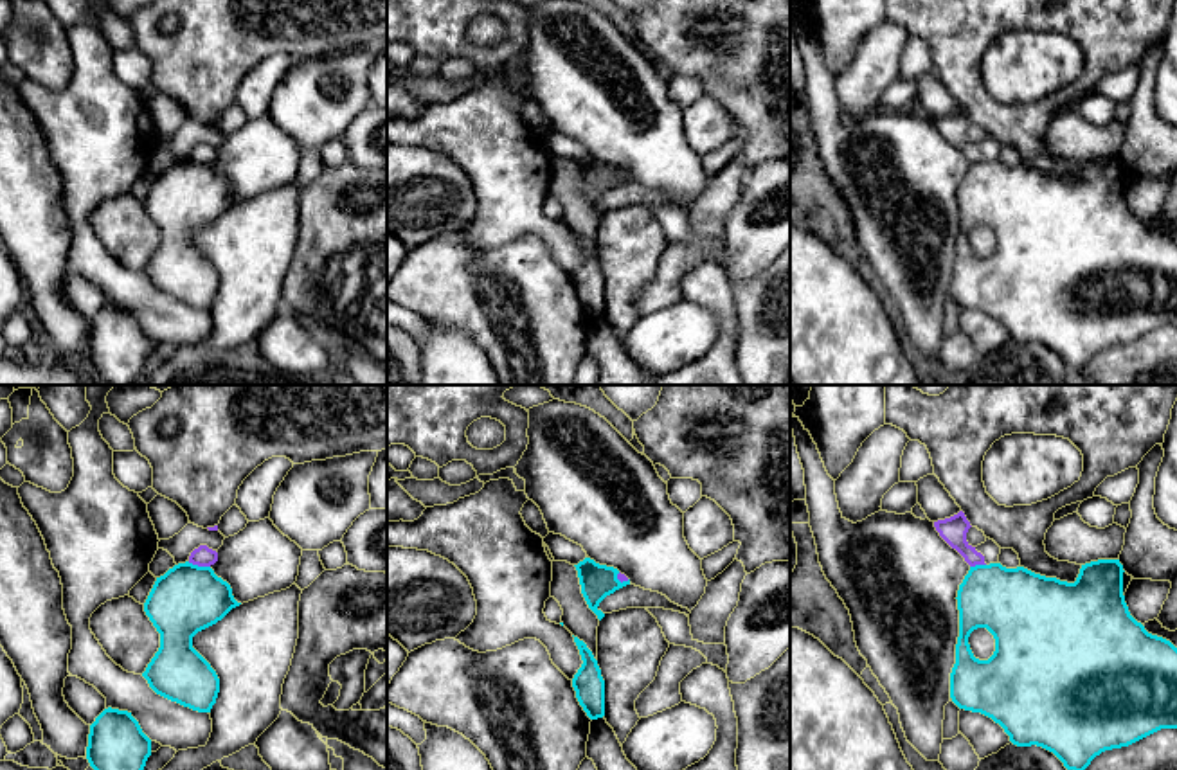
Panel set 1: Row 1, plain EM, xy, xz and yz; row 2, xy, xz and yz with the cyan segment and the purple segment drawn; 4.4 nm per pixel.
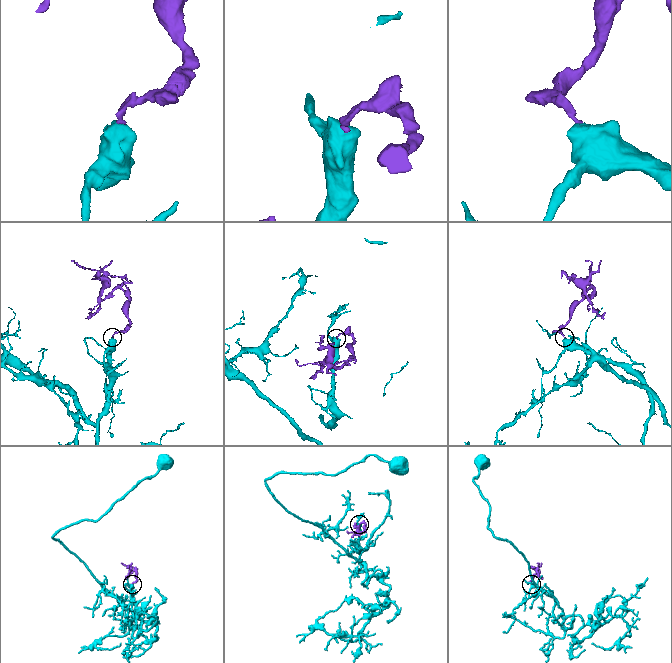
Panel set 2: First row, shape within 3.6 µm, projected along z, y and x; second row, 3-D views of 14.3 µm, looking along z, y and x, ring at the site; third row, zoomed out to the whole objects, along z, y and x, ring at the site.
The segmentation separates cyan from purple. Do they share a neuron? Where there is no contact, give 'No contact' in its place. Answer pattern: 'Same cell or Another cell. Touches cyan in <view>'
Another cell. Touches cyan in xy

